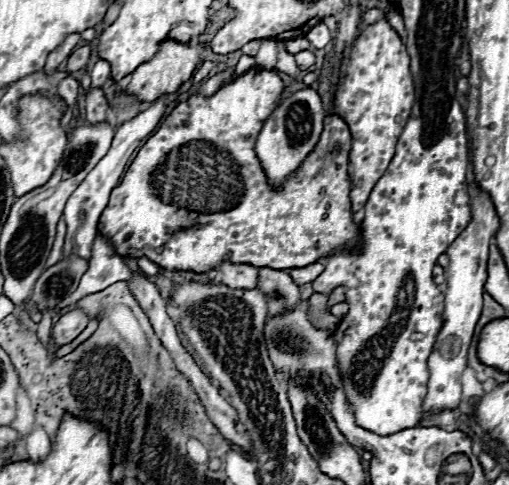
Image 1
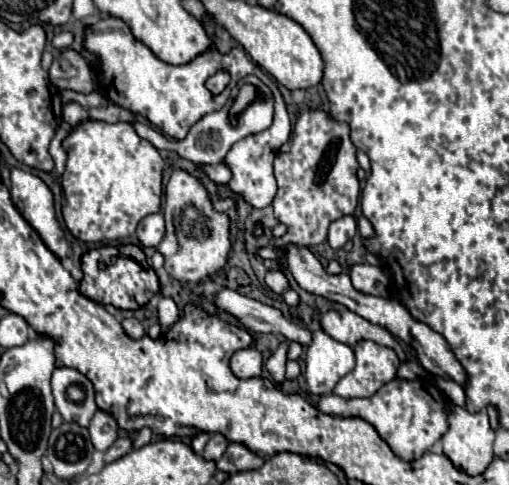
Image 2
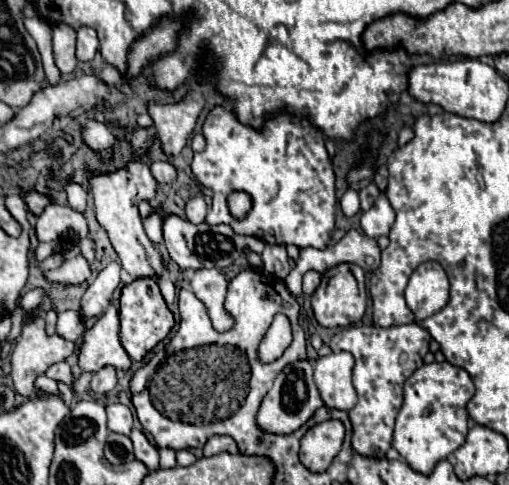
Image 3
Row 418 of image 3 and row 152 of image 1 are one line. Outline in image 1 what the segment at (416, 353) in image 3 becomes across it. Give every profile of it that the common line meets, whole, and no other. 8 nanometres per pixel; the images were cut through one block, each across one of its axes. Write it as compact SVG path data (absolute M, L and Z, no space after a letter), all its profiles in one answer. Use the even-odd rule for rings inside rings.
M382 18L382 20L366 26L356 36L356 40L348 48L346 56L342 58L342 64L336 70L338 70L338 84L334 90L334 112L346 120L346 124L350 126L350 132L352 132L350 162L354 164L354 178L352 178L354 188L350 192L350 198L352 198L352 212L358 212L360 208L364 208L376 180L380 180L380 176L386 172L386 168L394 156L396 140L400 138L400 132L410 116L410 108L414 104L410 58L408 58L406 46L402 46L398 32L388 24L386 18Z

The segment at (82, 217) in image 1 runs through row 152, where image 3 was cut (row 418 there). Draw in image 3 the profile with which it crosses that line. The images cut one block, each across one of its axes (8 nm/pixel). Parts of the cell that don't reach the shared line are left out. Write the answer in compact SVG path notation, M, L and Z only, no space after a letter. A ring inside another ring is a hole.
M106 404L108 430L116 434L126 434L132 430L132 412L124 404Z

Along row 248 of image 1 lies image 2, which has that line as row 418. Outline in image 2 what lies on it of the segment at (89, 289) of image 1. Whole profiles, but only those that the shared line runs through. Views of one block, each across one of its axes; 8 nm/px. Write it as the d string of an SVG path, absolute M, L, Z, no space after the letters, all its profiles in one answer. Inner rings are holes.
M98 410L88 426L90 430L90 438L92 438L92 444L96 450L108 450L114 440L118 438L118 424L114 420L114 416L110 412L104 412L104 410Z

